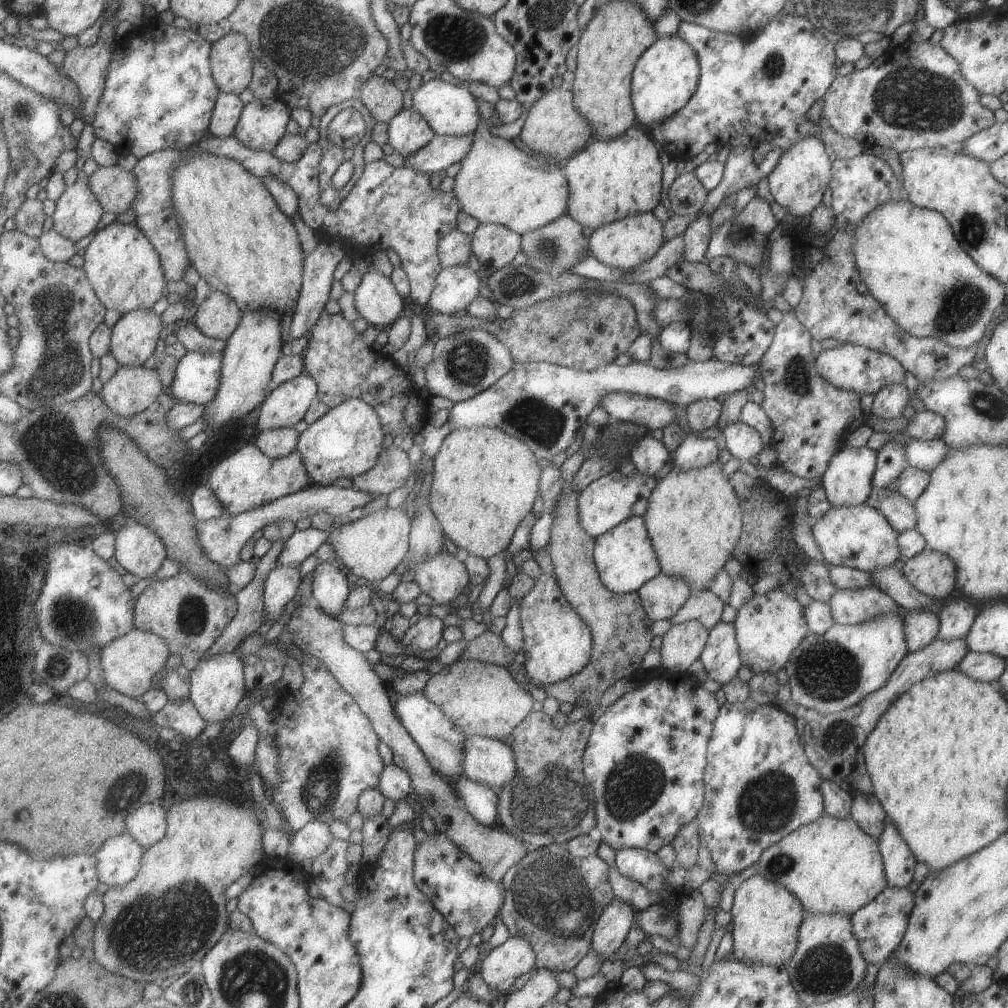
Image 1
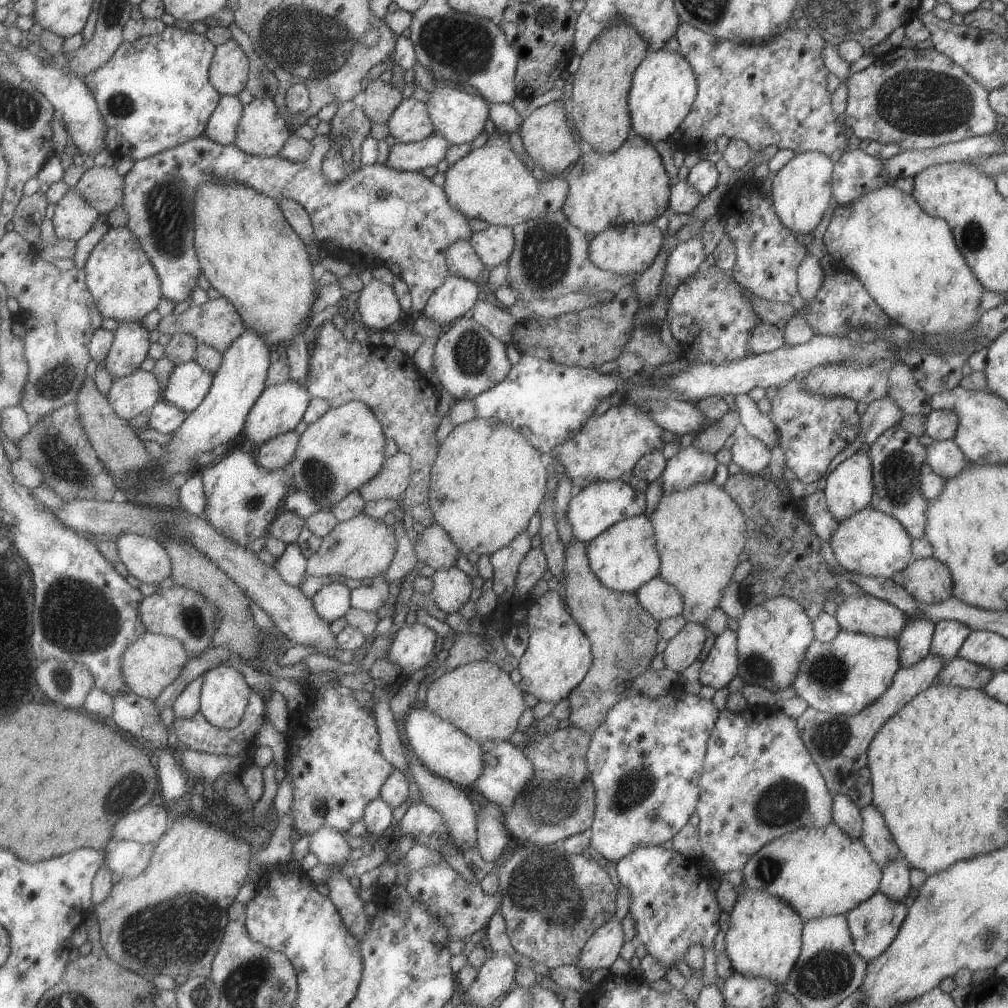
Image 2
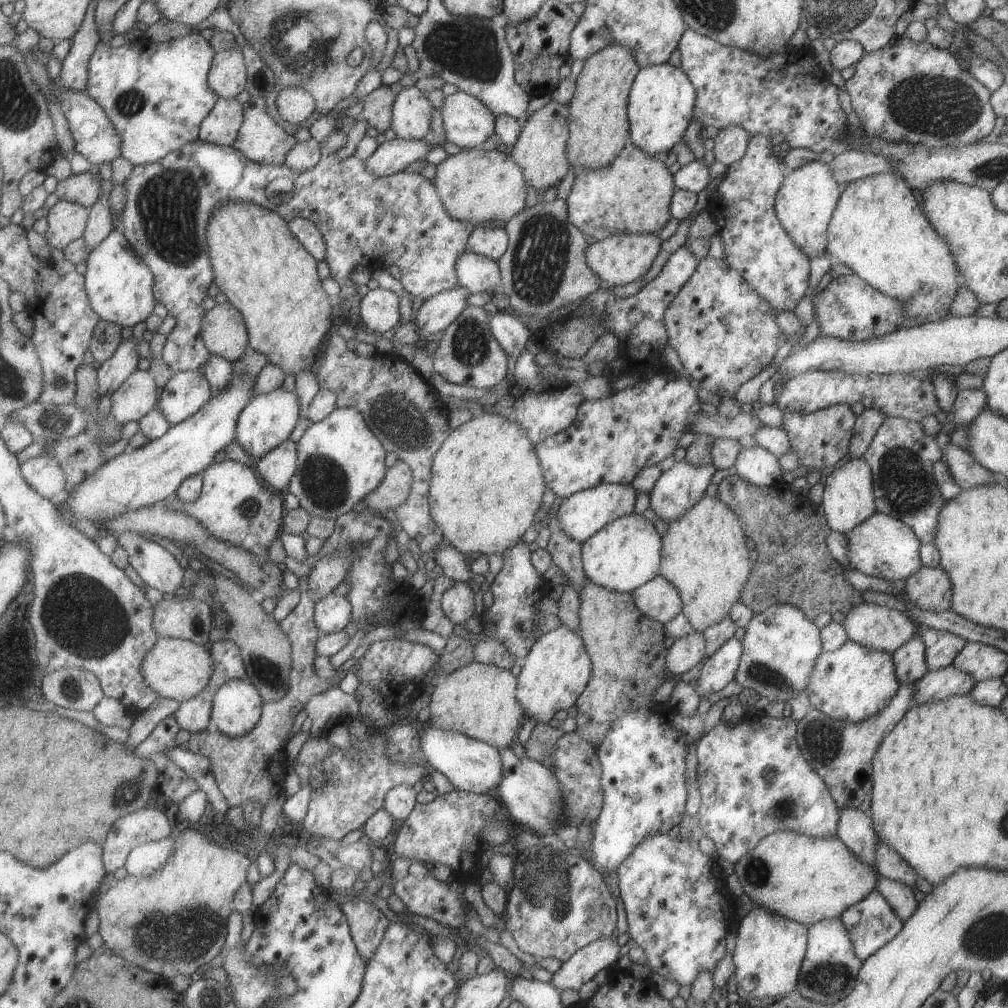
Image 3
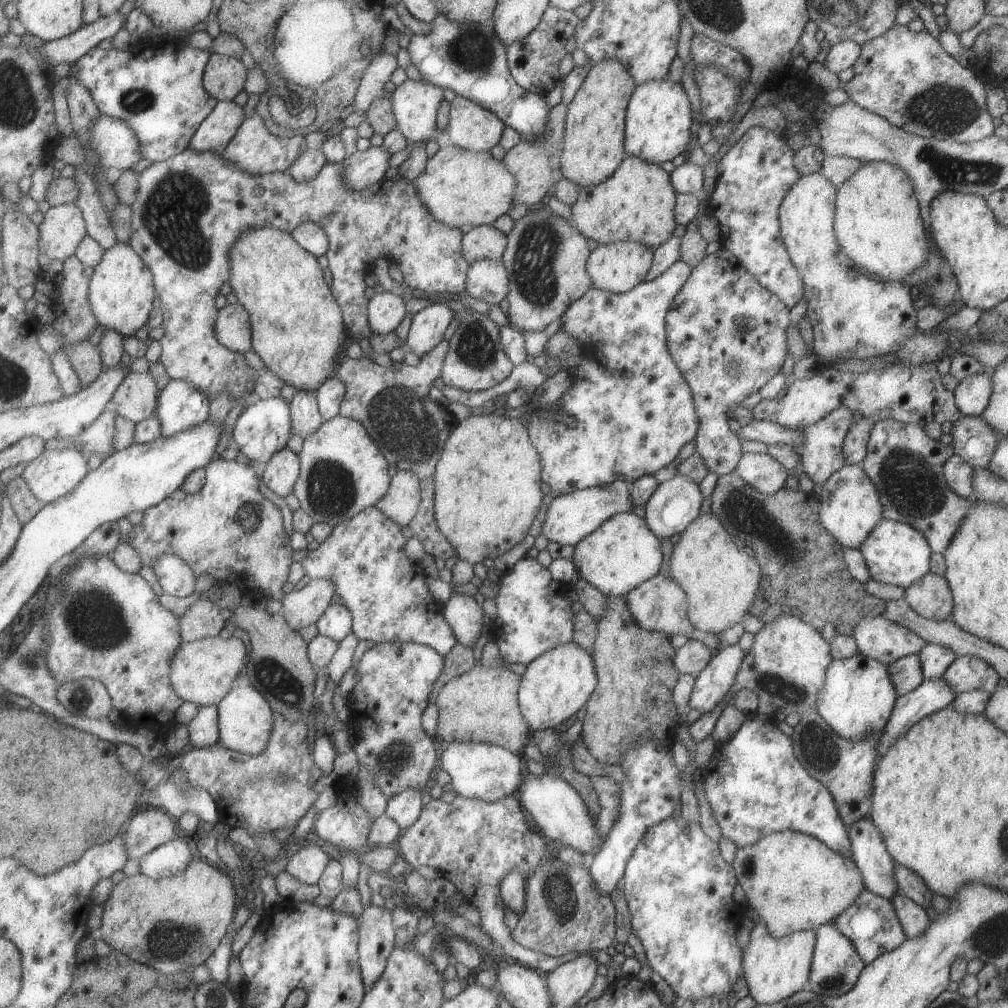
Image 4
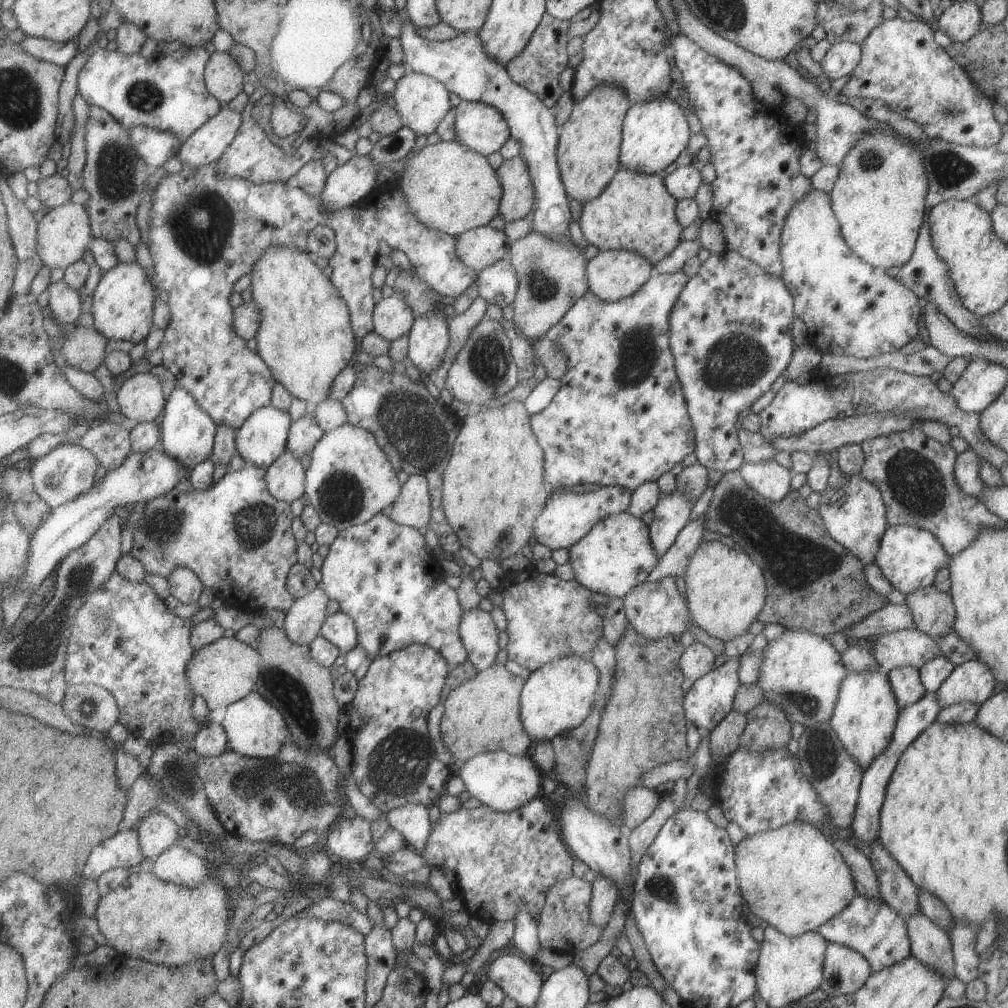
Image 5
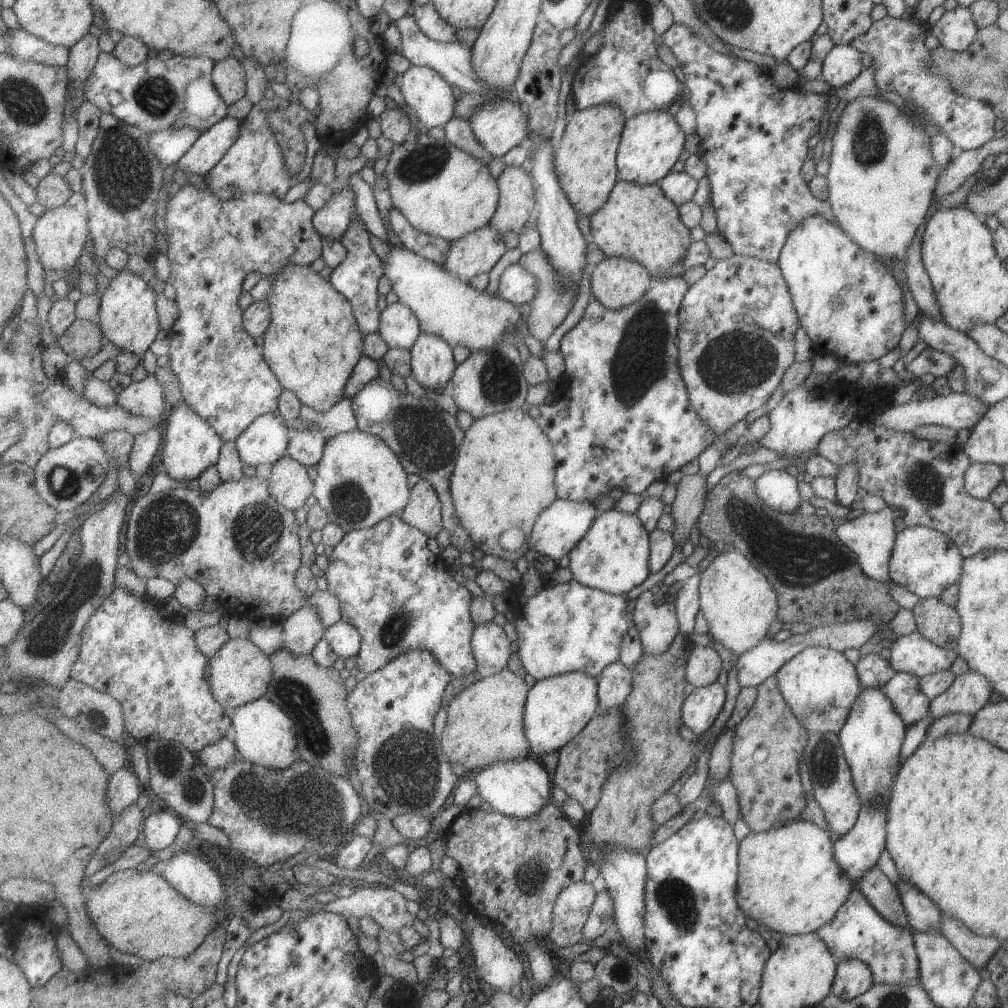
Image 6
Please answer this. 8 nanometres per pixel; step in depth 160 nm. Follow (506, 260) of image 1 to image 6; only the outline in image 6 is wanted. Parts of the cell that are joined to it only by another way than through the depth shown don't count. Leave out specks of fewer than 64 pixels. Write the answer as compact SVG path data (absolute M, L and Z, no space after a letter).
M485 226L452 240L442 266L462 280L468 280L478 273L489 272L505 252L502 236Z

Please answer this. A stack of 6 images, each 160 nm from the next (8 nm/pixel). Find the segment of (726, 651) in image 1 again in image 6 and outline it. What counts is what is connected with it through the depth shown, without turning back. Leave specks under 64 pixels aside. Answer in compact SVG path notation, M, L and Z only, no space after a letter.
M717 681L695 687L682 702L682 722L696 737L703 736L712 727L725 701L726 690Z

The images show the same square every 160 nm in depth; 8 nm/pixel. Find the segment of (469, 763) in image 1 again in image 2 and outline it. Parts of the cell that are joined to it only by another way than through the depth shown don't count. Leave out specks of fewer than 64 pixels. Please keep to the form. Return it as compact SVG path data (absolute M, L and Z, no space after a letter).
M487 739L480 742L484 769L479 779L472 787L483 794L491 803L495 803L501 810L509 810L514 803L516 795L525 790L528 782L534 775L534 770L525 752L518 746L511 745L508 741Z

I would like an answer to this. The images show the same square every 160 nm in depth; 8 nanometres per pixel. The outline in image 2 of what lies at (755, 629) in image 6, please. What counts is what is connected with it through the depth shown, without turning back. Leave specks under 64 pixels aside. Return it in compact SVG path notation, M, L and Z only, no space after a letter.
M711 481L694 484L691 488L662 494L657 507L649 517L654 530L656 549L660 558L658 575L670 584L682 596L680 614L687 623L706 626L707 617L718 607L723 591L735 566L737 556L744 550L746 539L746 520L737 503L722 489Z

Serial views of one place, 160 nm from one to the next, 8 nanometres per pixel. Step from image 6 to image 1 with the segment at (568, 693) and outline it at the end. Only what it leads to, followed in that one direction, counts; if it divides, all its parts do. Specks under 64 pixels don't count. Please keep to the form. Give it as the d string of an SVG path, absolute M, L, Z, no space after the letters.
M541 572L533 580L528 594L520 598L524 648L519 659L528 682L535 687L544 687L576 675L589 662L592 636L589 627L564 599L553 574Z

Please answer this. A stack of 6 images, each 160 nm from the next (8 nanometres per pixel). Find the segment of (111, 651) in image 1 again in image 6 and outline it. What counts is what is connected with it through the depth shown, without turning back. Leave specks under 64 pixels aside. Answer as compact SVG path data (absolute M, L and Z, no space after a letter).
M229 639L210 659L210 683L217 700L232 714L236 708L267 696L272 686L274 664L264 650L251 639Z

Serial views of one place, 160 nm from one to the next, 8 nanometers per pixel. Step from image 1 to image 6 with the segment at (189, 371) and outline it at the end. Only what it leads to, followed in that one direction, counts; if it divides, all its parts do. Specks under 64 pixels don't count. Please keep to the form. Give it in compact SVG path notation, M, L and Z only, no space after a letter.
M184 401L177 408L173 408L165 425L166 443L161 459L169 477L176 481L195 480L209 467L218 464L224 445L223 437L208 420L193 410L190 404Z

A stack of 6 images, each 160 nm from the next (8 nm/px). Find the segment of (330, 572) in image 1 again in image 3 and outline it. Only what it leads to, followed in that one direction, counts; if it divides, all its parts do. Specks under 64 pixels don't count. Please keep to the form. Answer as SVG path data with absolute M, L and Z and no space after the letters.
M330 594L316 602L316 623L323 634L336 633L353 621L353 607L347 596Z

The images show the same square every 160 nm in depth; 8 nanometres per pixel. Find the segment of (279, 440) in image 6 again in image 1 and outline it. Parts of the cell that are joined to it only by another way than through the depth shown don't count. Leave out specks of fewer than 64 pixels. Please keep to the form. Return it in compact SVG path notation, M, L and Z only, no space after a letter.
M306 372L273 387L268 398L259 407L257 427L263 432L299 424L308 414L318 394L317 381Z

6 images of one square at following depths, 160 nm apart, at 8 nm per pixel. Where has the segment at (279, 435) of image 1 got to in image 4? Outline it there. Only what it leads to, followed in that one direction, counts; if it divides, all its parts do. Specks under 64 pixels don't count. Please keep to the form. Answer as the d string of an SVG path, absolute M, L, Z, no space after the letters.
M285 447L262 467L264 484L284 498L294 492L300 479L302 462L299 454Z

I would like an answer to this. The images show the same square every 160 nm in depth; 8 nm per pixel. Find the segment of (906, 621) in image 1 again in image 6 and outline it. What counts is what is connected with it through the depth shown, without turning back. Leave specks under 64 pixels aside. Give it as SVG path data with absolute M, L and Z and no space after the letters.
M896 672L880 689L906 727L926 717L930 700L919 690L916 676Z

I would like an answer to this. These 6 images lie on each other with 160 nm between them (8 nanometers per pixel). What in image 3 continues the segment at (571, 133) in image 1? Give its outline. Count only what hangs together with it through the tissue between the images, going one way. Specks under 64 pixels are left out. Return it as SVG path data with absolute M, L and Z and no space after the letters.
M549 101L544 107L529 114L517 140L508 149L513 162L521 169L527 189L532 188L539 195L547 188L557 186L569 170L566 159L567 115L568 105Z

